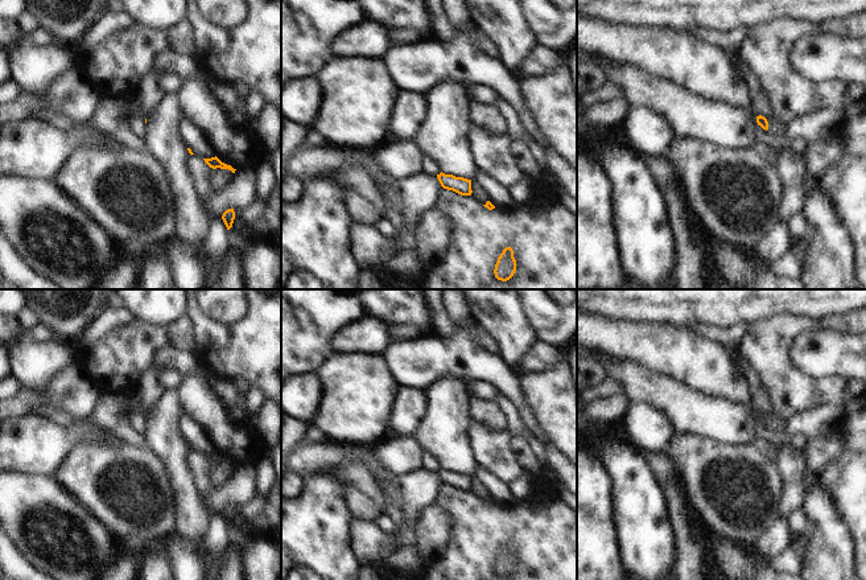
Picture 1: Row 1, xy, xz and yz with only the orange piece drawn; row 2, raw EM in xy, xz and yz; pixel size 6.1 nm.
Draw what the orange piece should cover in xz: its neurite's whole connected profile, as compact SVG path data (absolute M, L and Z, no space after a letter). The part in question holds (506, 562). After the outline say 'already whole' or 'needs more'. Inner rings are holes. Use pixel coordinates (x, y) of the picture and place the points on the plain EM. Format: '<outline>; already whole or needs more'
M506 543L495 560L495 573L502 577L510 576L516 567L516 556L514 554L514 546Z; already whole

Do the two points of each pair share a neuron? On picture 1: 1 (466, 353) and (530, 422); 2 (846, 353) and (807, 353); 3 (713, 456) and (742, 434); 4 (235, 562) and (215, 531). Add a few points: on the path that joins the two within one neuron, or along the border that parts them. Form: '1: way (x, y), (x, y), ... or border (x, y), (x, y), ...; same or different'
1: way (485, 366), (520, 403); same
2: way (837, 353), (816, 353); same
3: border (699, 436), (729, 444), (753, 445); different
4: border (230, 547), (222, 555); different

